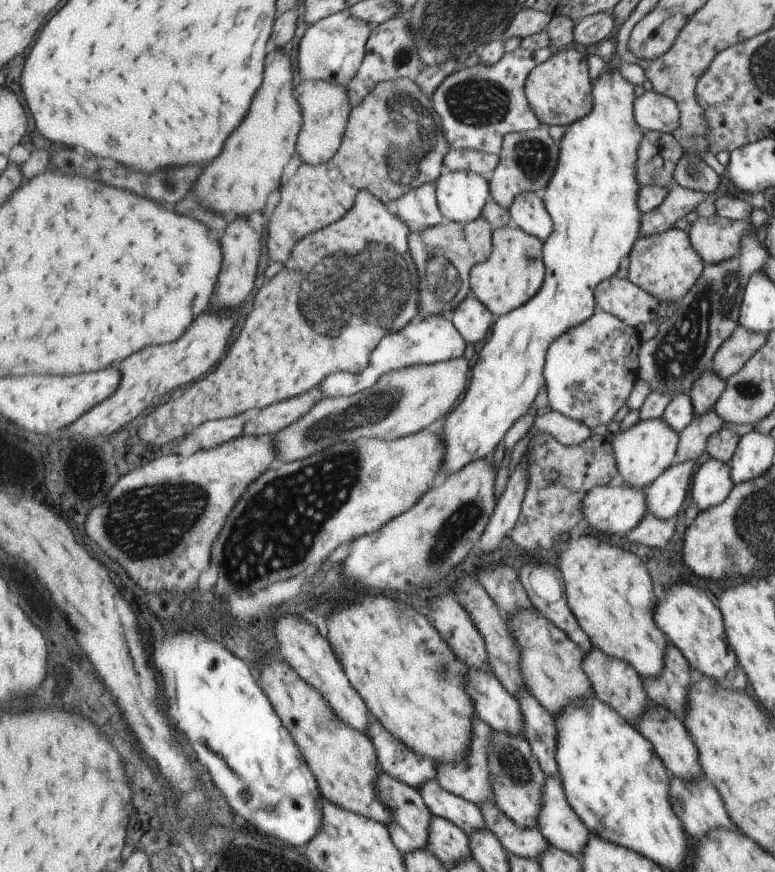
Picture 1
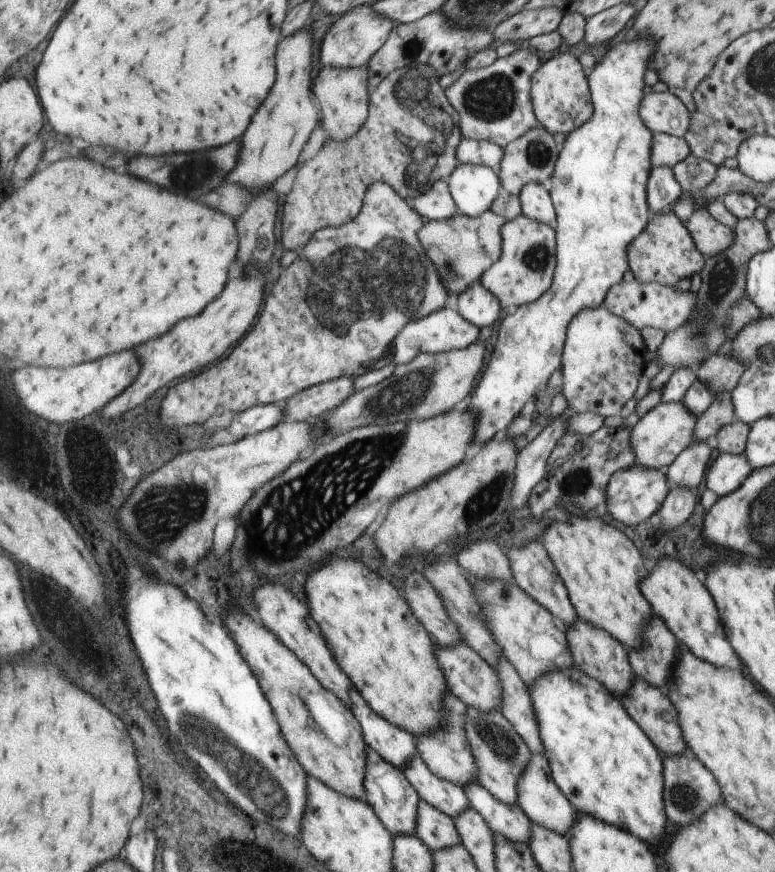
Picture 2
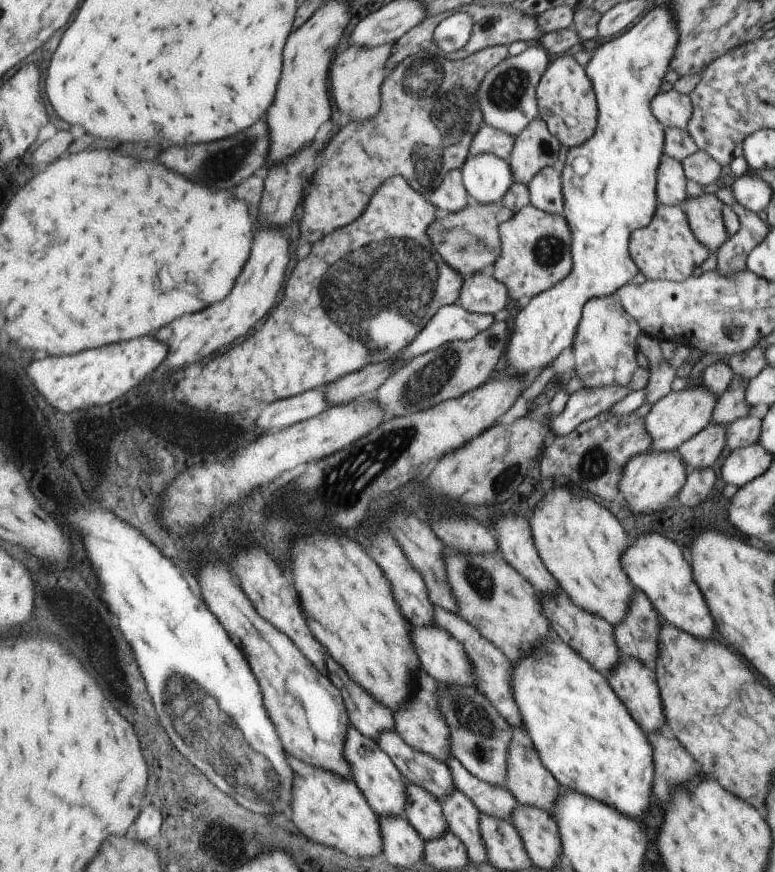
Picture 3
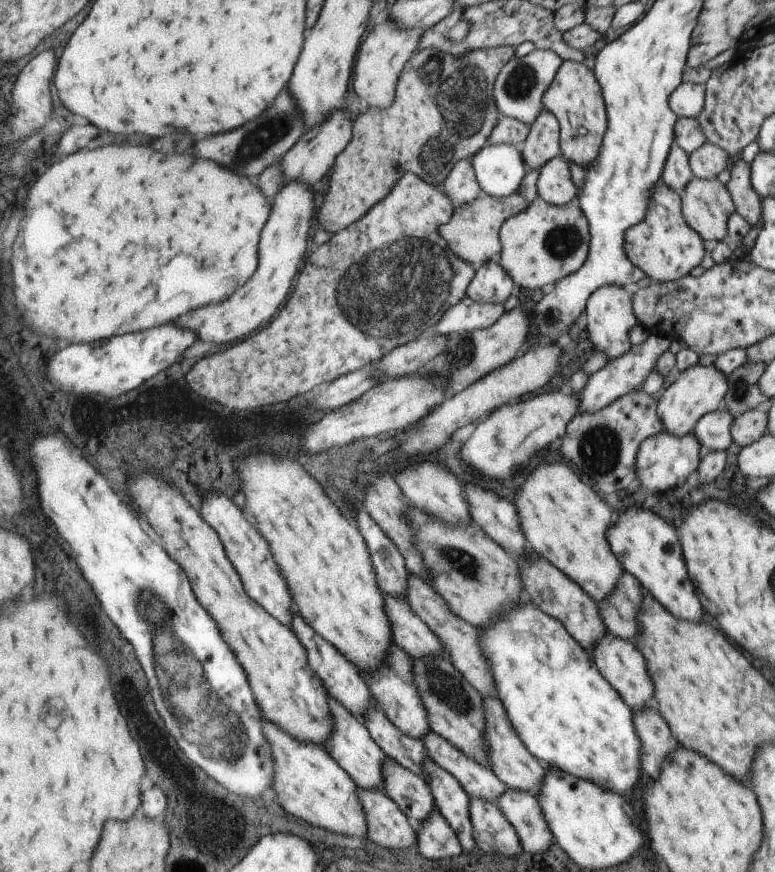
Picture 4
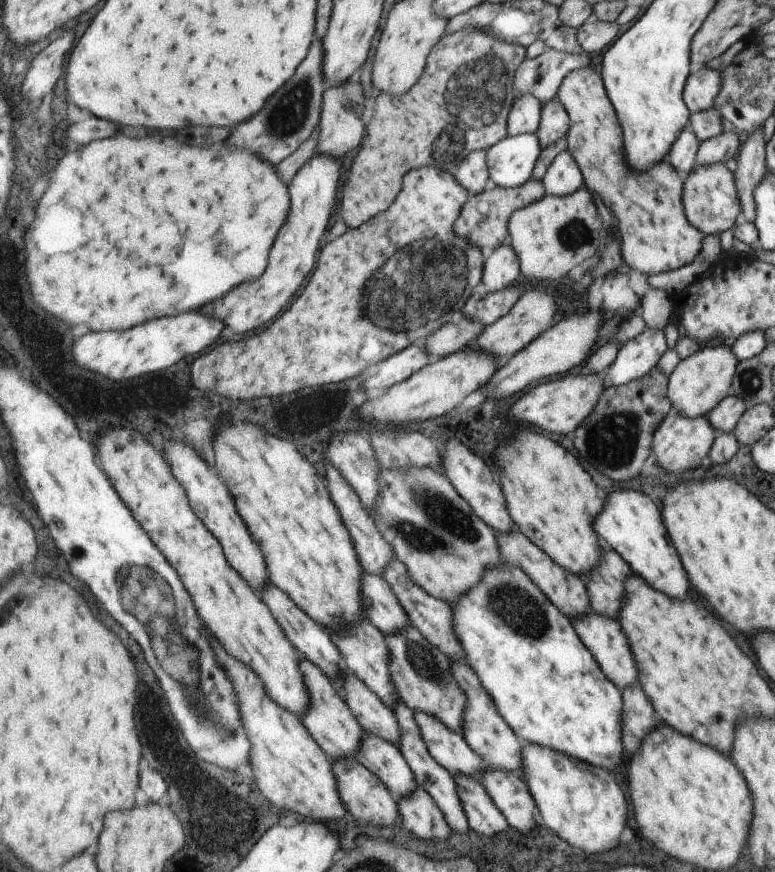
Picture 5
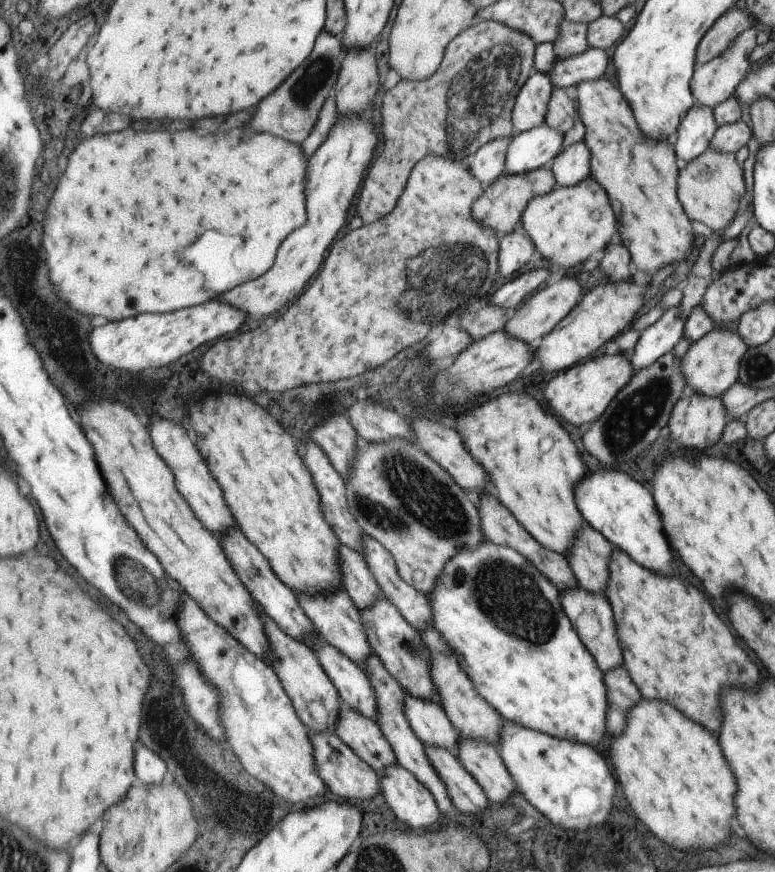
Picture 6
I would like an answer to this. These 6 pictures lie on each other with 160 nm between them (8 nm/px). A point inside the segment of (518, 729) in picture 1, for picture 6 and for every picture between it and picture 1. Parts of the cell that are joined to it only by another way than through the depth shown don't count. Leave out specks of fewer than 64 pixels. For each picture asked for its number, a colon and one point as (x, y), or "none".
2: (470, 677)
3: (441, 654)
4: (410, 632)
5: (382, 607)
6: (359, 582)

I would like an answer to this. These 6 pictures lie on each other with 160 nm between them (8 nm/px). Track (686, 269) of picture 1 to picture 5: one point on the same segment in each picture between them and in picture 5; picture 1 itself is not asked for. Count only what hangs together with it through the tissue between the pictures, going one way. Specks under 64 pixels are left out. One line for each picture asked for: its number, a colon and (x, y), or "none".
2: (664, 253)
3: (666, 248)
4: (662, 245)
5: (654, 237)

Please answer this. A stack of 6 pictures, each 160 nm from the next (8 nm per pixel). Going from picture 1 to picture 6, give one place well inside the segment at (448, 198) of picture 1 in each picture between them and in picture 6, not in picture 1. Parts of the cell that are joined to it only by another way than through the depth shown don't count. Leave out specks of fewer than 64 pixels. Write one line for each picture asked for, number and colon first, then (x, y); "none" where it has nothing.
2: (475, 187)
3: (488, 177)
4: (501, 169)
5: (512, 161)
6: (538, 147)

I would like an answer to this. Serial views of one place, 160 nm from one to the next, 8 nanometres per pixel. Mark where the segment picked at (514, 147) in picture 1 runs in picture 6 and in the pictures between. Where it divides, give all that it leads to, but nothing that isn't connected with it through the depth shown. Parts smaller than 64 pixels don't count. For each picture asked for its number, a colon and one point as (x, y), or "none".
2: (532, 157)
3: (535, 148)
4: (543, 144)
5: (555, 122)
6: (561, 114)

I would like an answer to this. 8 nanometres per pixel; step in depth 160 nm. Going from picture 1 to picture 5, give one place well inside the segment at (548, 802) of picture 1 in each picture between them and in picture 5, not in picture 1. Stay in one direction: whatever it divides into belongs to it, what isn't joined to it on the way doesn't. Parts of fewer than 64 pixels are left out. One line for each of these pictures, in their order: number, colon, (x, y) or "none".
2: (540, 797)
3: (532, 783)
4: (517, 767)
5: (489, 734)

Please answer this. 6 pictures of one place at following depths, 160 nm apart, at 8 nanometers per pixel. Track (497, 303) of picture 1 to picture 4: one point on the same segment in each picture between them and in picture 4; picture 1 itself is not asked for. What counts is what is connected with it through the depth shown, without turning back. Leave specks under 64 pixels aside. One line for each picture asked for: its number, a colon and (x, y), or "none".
2: (525, 271)
3: (536, 255)
4: (541, 245)

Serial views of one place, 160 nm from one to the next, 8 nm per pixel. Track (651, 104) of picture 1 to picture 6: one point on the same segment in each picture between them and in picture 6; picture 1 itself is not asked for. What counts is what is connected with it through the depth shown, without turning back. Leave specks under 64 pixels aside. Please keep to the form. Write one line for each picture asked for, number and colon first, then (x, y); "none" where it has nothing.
2: (661, 112)
3: (673, 108)
4: (686, 100)
5: (703, 84)
6: (715, 81)

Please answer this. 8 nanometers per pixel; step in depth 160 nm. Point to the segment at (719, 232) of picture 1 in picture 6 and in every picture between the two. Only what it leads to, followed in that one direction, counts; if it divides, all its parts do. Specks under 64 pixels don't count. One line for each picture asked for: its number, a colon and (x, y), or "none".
2: (711, 237)
3: (705, 211)
4: (707, 205)
5: (710, 203)
6: (710, 185)

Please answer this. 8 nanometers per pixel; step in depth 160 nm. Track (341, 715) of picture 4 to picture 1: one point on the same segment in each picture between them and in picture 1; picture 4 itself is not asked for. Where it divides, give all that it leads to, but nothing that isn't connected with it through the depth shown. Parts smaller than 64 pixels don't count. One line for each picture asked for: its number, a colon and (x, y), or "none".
1: (410, 828)
2: (397, 802)
3: (377, 775)

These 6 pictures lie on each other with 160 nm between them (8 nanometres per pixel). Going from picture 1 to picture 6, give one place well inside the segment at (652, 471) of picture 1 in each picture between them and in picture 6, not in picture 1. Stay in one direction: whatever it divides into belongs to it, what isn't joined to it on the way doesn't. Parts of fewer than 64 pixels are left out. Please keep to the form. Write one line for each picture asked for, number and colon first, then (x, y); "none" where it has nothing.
2: (660, 434)
3: (677, 416)
4: (700, 389)
5: (699, 381)
6: (710, 365)

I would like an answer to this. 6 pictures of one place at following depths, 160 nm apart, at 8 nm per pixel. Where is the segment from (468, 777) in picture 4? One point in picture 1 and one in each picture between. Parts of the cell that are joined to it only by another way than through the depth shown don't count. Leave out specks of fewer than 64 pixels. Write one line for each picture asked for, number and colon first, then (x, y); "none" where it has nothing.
1: (529, 842)
2: (511, 820)
3: (499, 801)

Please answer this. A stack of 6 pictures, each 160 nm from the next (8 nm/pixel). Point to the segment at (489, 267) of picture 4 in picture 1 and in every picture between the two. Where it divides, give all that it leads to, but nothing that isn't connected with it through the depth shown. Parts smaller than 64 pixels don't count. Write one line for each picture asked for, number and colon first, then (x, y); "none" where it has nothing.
1: (473, 319)
2: (479, 305)
3: (482, 293)

